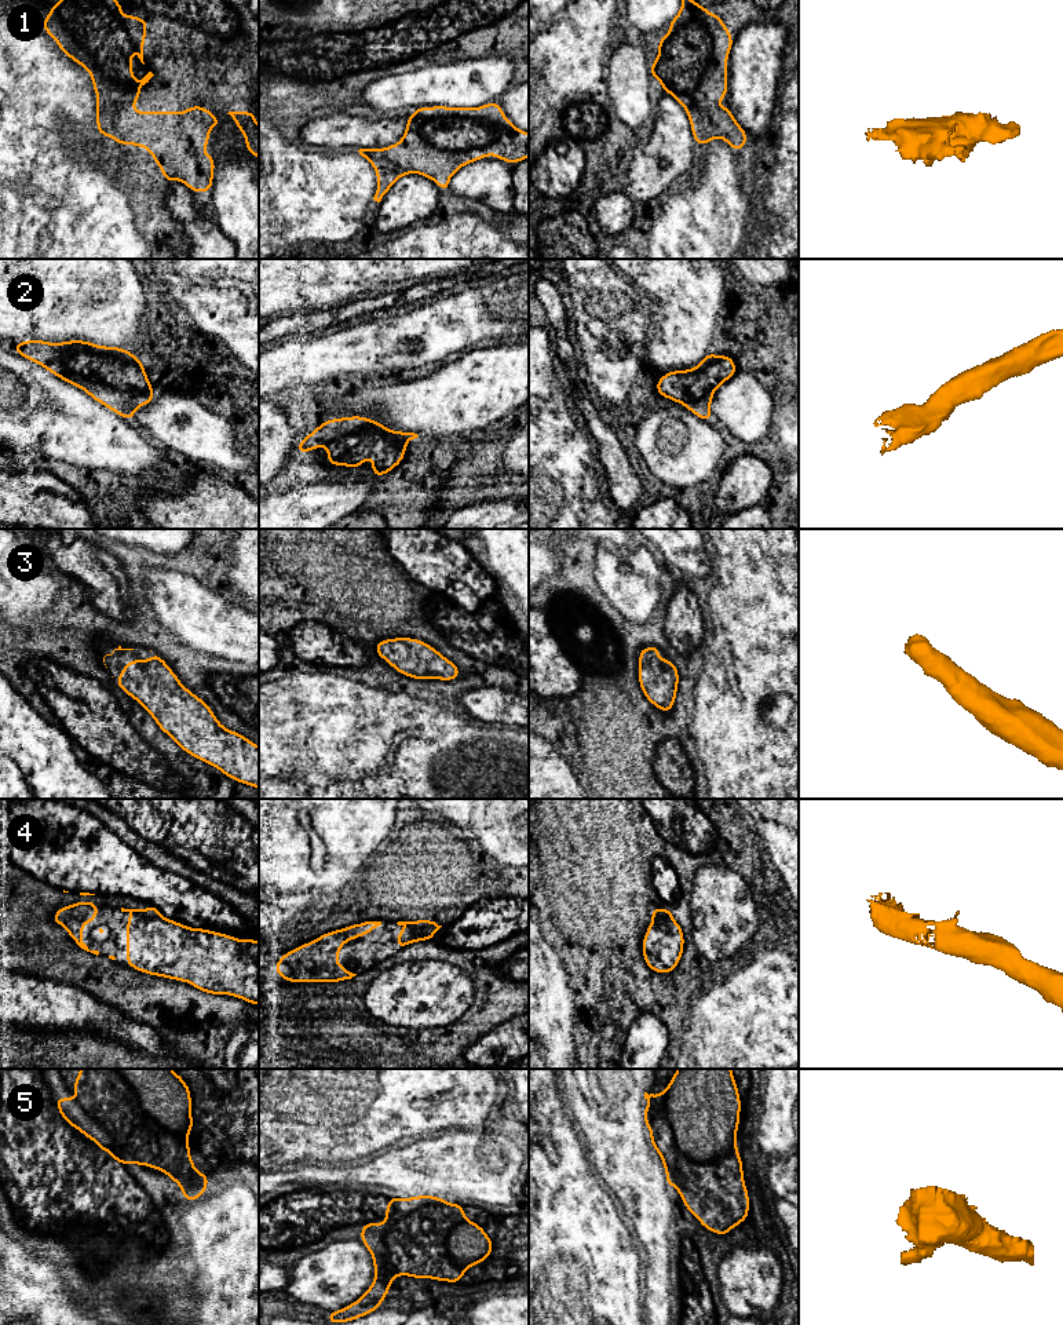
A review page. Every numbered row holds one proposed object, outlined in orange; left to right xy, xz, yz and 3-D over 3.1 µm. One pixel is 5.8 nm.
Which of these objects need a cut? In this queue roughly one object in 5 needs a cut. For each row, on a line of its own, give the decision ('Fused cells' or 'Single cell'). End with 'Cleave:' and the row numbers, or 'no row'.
1: Single cell
2: Single cell
3: Single cell
4: Single cell
5: Single cell
Cleave: no row

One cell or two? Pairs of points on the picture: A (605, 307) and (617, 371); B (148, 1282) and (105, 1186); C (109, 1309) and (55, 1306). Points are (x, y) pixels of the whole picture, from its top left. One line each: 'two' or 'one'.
A: one
B: one
C: two

